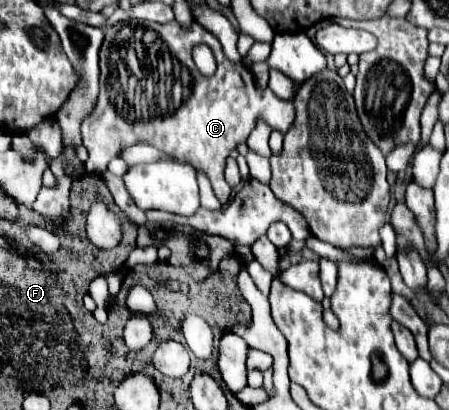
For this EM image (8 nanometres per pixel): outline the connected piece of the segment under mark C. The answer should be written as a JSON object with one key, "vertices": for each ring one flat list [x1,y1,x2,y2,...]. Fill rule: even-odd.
{"vertices":[[128,19,118,21,108,27,104,33,104,43,100,49,100,95,96,109,82,123,82,139,90,157,84,163,88,173,104,173,110,159,118,157,122,147,134,145,138,141,146,141,156,149,164,151,170,157,184,159,200,169,212,183,216,197,226,203,230,199,230,185,224,179,224,167,230,151,248,139,250,131,256,127,258,119,264,119,272,129,282,133,294,121,294,105,292,101,282,101,270,89,262,89,256,85,254,75,240,63,230,63,220,47,216,35,204,29,198,21,192,21,190,29,184,29,176,21,156,23,144,19],[198,43,206,43,212,53,216,53,218,69,212,77,202,77,192,61,192,47]]}

